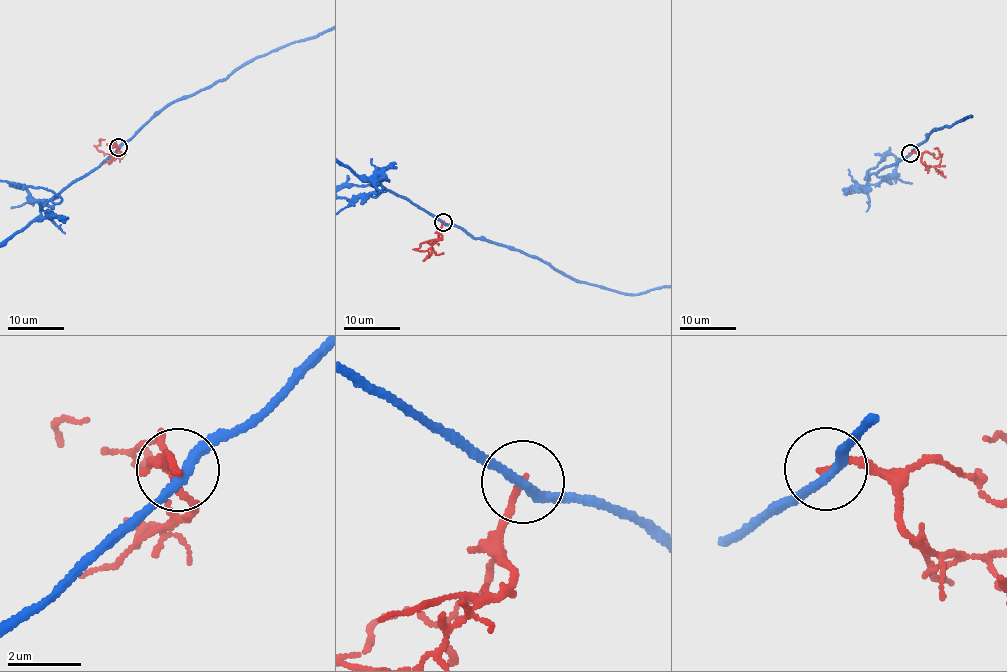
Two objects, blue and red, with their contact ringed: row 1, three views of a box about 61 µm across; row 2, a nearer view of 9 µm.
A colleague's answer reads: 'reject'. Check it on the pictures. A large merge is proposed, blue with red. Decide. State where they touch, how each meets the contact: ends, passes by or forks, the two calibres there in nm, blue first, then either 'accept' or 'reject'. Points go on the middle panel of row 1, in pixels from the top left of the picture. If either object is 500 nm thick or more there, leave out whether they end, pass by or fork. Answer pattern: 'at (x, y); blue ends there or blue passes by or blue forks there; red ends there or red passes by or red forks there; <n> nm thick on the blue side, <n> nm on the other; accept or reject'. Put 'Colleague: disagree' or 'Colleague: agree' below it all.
at (443, 222); blue passes by; red ends there; 260 nm thick on the blue side, 160 nm on the other; reject
Colleague: agree

